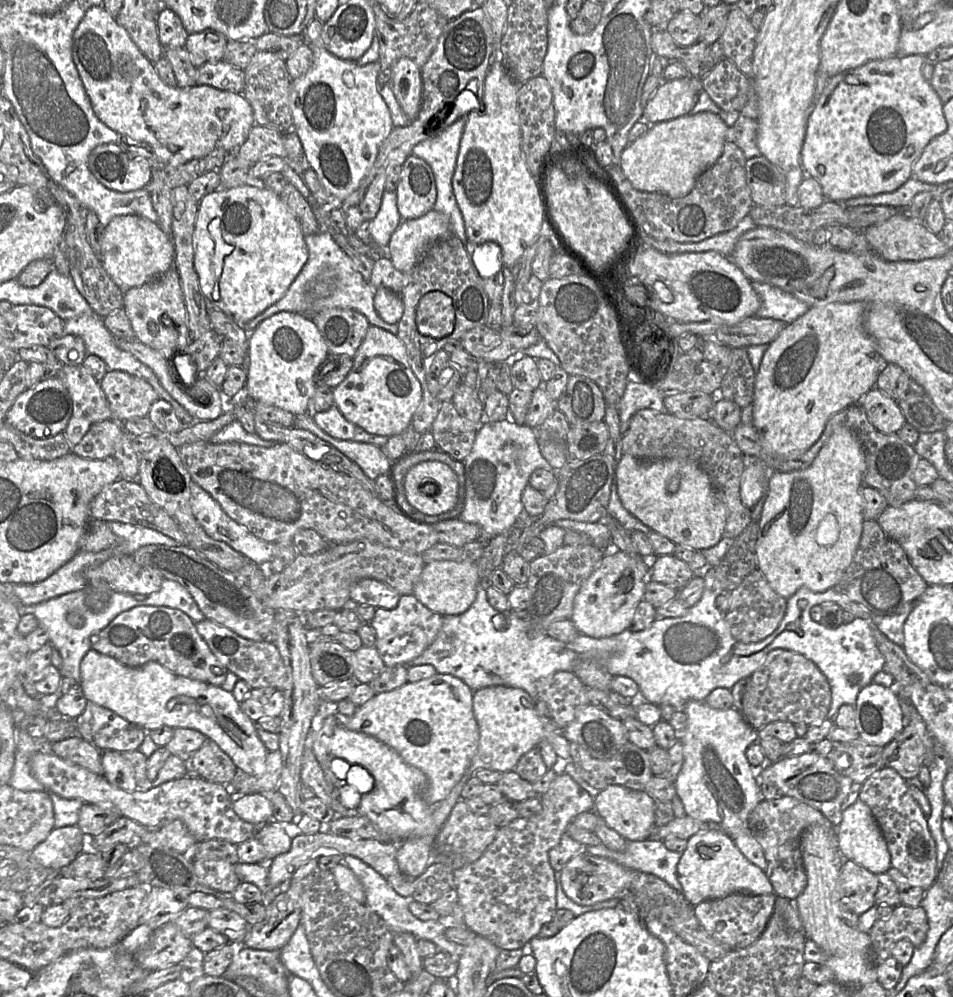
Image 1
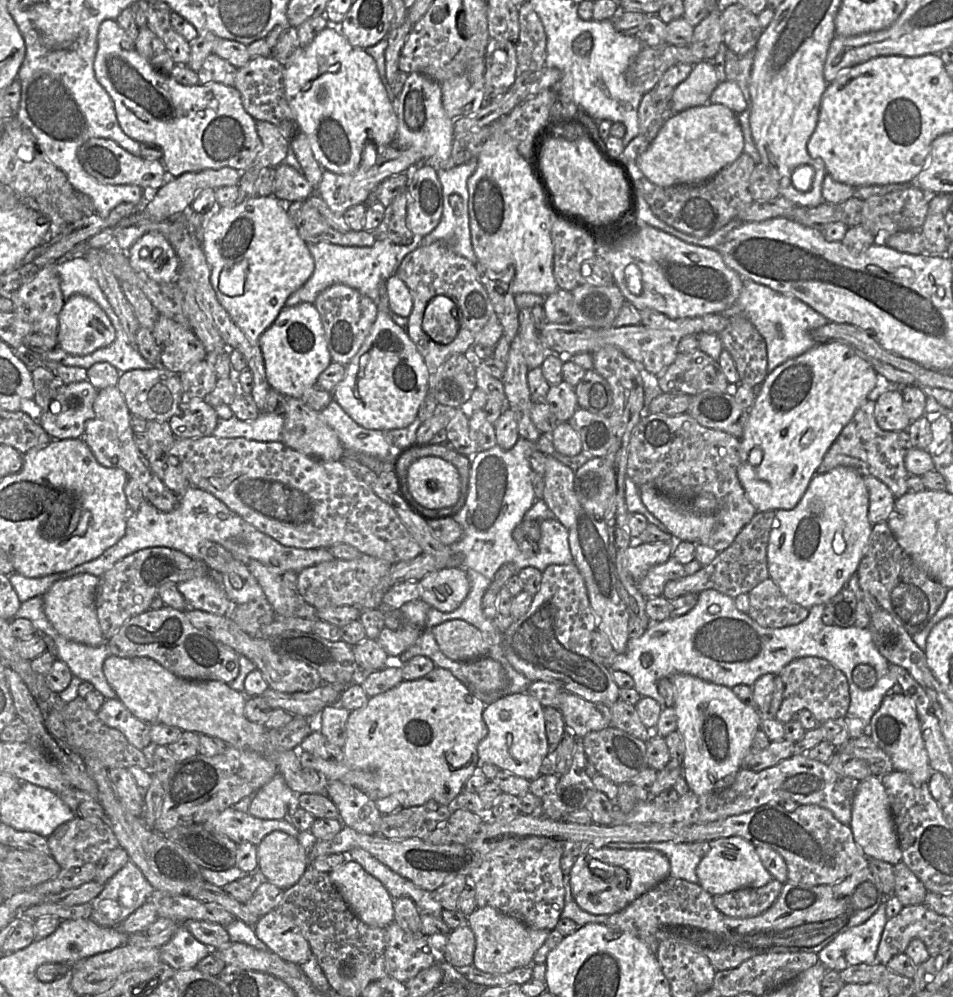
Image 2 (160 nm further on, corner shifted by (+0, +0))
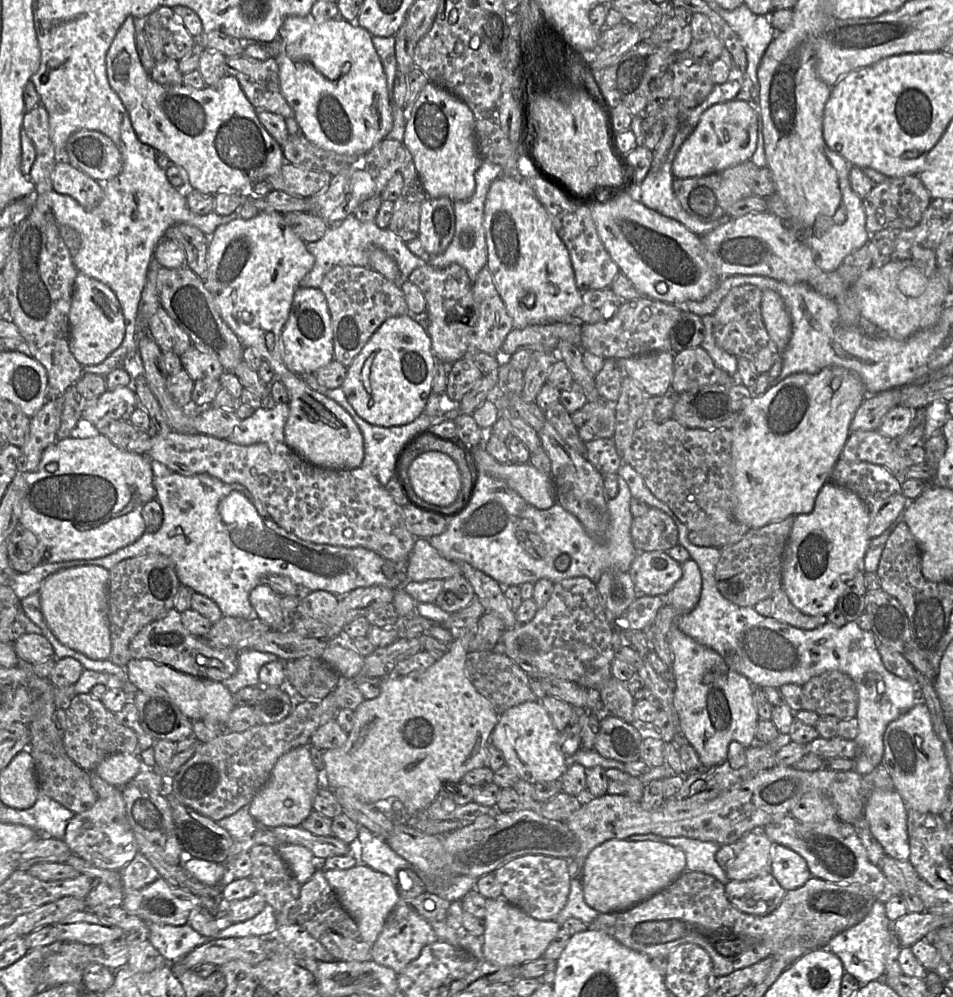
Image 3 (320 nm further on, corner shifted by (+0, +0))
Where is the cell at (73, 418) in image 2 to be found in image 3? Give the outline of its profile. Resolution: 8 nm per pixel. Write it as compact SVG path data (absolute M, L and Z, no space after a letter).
M131 387L107 389L96 400L91 400L82 411L81 419L98 428L112 420L130 420L130 416L138 407L138 399Z

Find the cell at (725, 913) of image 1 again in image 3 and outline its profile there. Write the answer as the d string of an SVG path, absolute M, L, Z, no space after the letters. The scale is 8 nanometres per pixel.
M770 871L745 881L730 880L725 885L726 897L734 907L757 916L773 912L785 893Z

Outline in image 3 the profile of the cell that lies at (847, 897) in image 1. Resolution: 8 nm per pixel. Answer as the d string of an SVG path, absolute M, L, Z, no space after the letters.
M686 870L648 899L621 912L600 913L588 926L649 958L667 957L679 945L696 944L708 953L715 977L720 977L772 956L790 936L809 938L811 949L826 948L835 935L862 921L876 901L859 885L836 884L812 876L801 887L786 891L773 912L757 916L734 907L726 897L725 885L714 876Z

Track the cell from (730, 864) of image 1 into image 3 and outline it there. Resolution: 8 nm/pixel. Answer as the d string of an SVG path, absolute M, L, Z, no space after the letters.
M755 828L736 841L732 847L735 860L725 870L729 880L745 881L770 871L770 847L772 842L762 831Z

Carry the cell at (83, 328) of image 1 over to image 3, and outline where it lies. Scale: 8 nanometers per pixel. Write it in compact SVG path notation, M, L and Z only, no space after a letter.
M129 321L125 322L125 325L125 336L121 345L102 363L83 365L82 369L84 373L96 373L105 377L112 370L122 368L131 377L131 383L127 387L131 387L133 384L136 385L137 378L144 375L144 367L136 347L136 340L134 339L136 325L129 323Z

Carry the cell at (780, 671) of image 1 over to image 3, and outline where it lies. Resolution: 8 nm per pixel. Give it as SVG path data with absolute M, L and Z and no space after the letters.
M827 671L814 676L801 687L801 710L814 711L819 716L835 716L839 720L856 717L857 688L847 674Z

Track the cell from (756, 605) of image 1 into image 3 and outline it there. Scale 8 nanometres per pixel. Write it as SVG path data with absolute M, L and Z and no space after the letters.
M779 589L772 596L771 617L779 622L803 630L812 630L828 622L827 616L810 616L798 610L789 600L785 590Z

